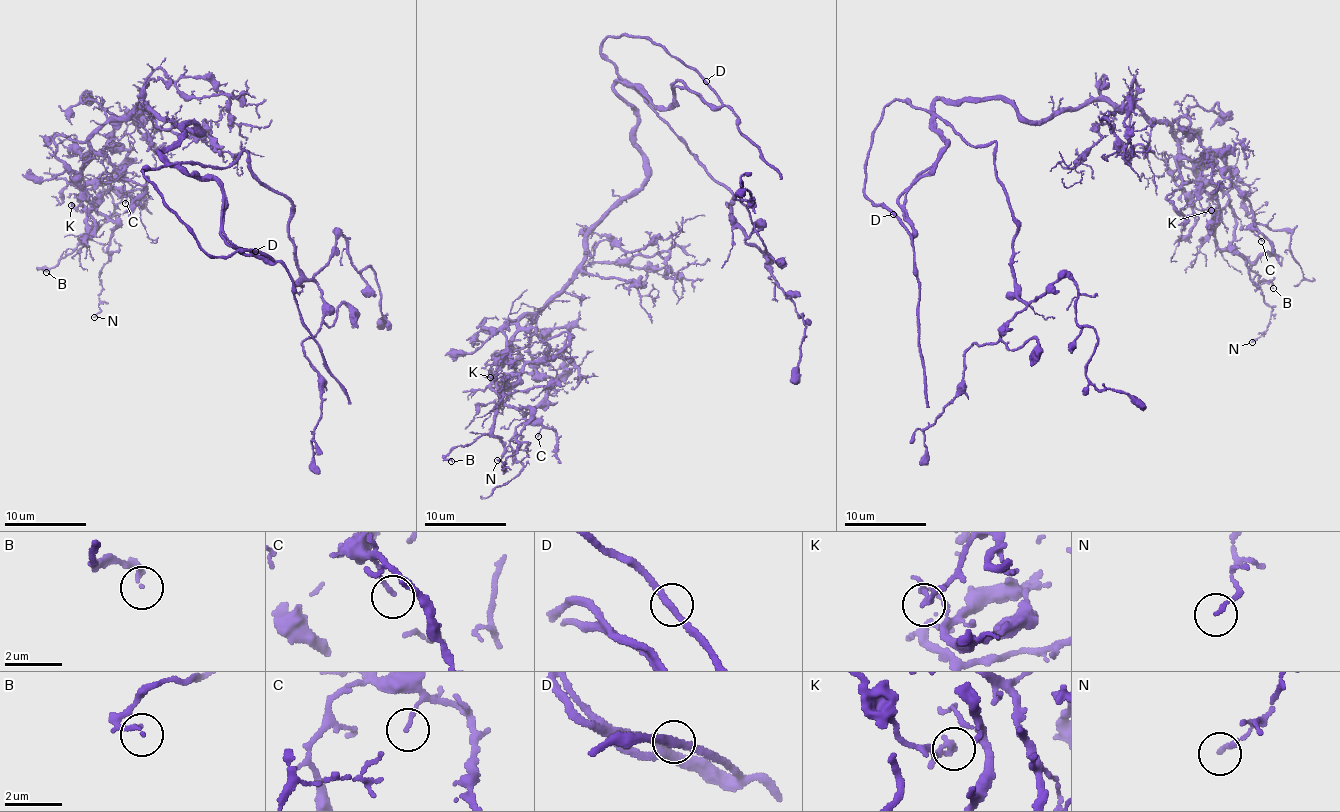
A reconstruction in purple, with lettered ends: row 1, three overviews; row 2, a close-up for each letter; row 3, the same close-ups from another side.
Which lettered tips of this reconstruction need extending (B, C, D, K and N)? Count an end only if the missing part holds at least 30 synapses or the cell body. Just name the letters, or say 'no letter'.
no letter

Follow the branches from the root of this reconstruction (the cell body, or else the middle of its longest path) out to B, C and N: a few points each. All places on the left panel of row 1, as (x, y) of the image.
B: (172, 145), (185, 124), (199, 131), (147, 103), (93, 135), (123, 169), (46, 272)
C: (172, 145), (185, 124), (199, 131), (147, 103), (93, 135), (95, 151), (131, 149), (110, 177), (125, 203)
N: (172, 145), (185, 124), (199, 131), (147, 103), (89, 140), (73, 183), (117, 228), (94, 317)

